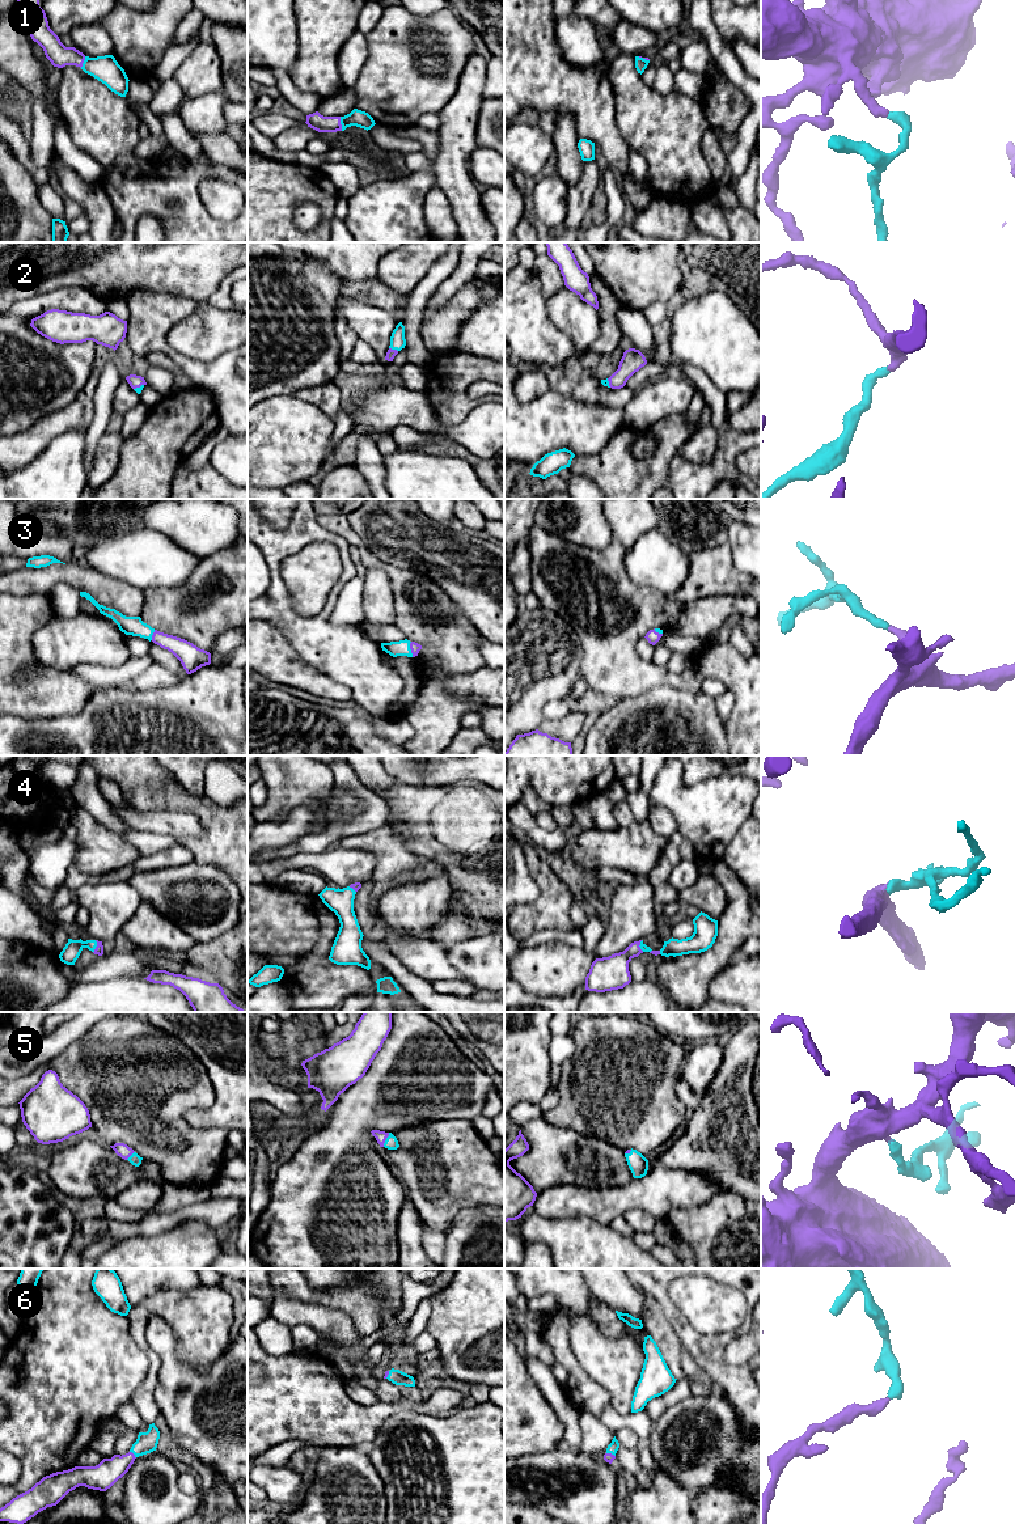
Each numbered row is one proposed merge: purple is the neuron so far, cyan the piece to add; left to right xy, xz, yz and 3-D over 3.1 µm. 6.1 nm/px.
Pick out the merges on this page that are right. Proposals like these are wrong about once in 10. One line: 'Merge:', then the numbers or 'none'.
Merge: 1, 2, 3, 4, 5, 6

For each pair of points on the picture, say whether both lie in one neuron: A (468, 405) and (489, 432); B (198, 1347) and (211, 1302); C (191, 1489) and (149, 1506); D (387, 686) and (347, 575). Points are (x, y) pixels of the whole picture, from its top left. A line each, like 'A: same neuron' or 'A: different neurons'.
A: different neurons
B: same neuron
C: different neurons
D: same neuron

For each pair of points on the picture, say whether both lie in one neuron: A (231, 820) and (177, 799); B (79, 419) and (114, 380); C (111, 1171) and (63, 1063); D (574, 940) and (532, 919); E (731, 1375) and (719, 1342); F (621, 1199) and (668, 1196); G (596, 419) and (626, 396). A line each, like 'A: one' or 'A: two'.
A: one
B: two
C: two
D: two
E: one
F: one
G: two

